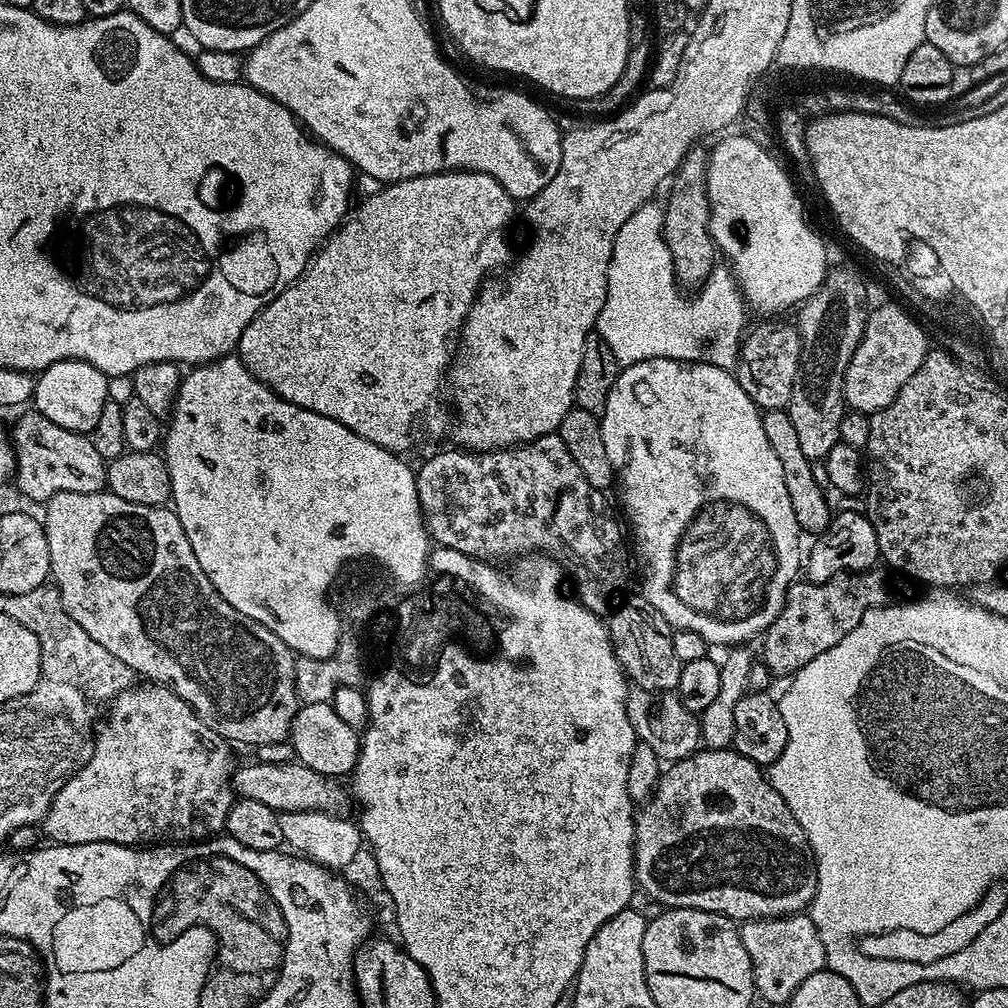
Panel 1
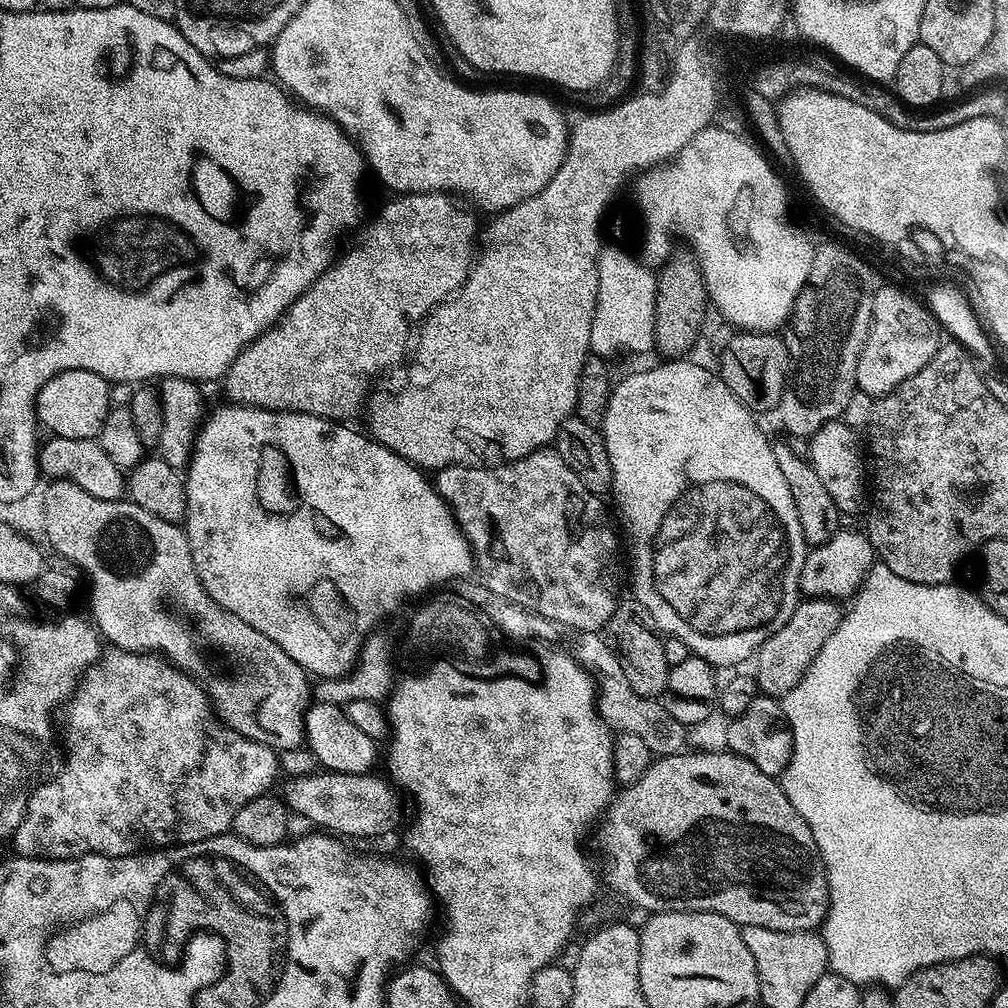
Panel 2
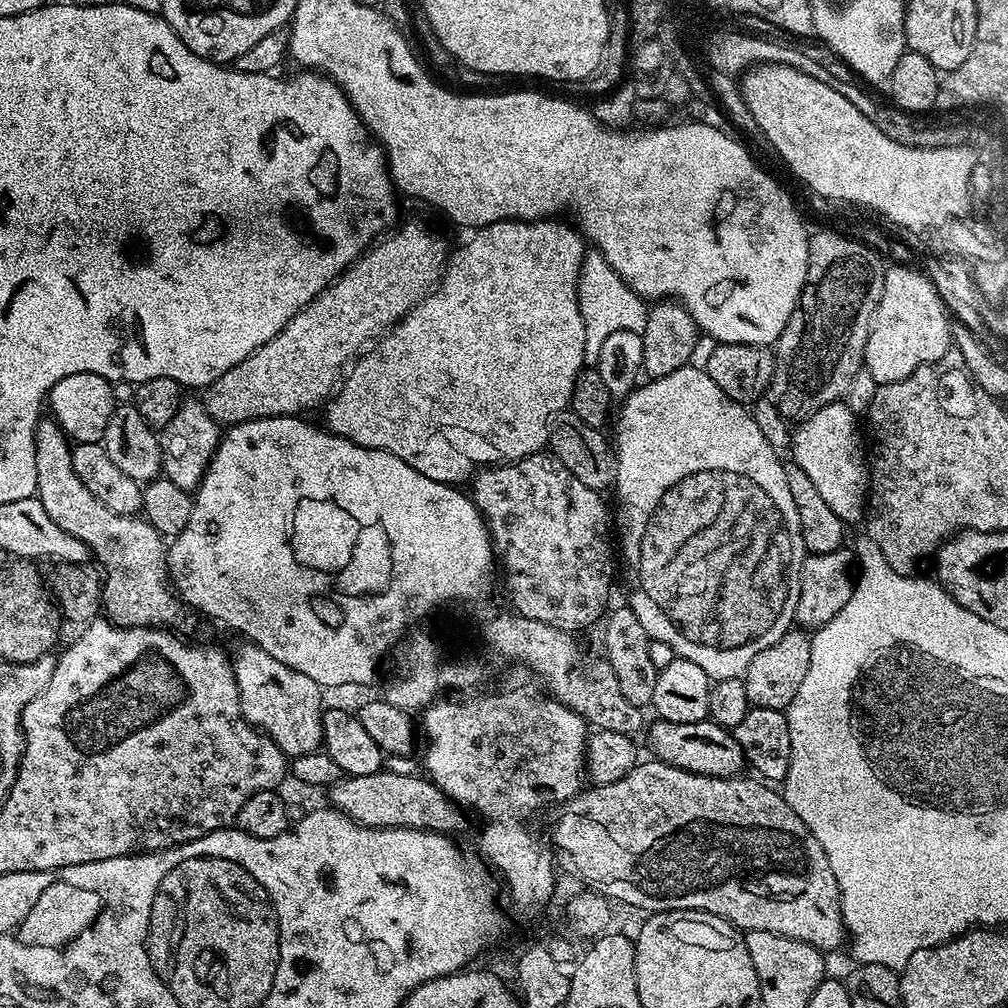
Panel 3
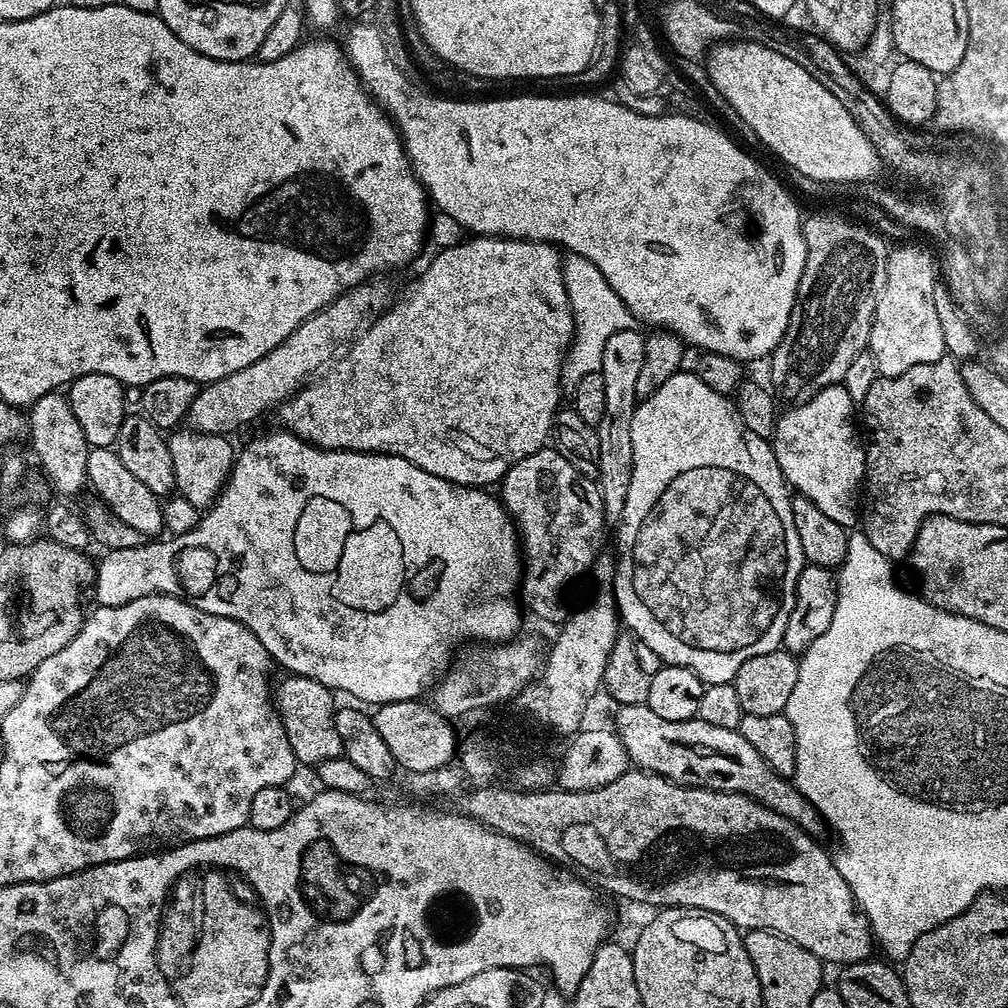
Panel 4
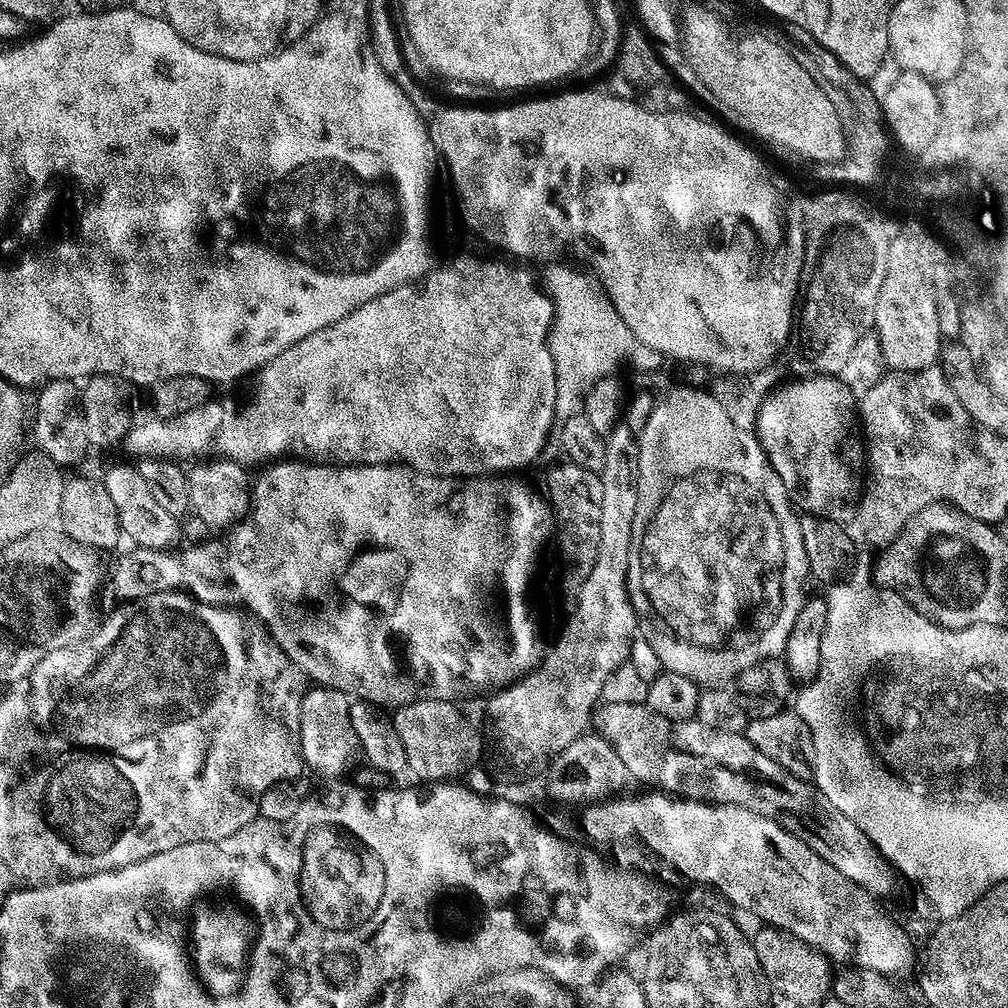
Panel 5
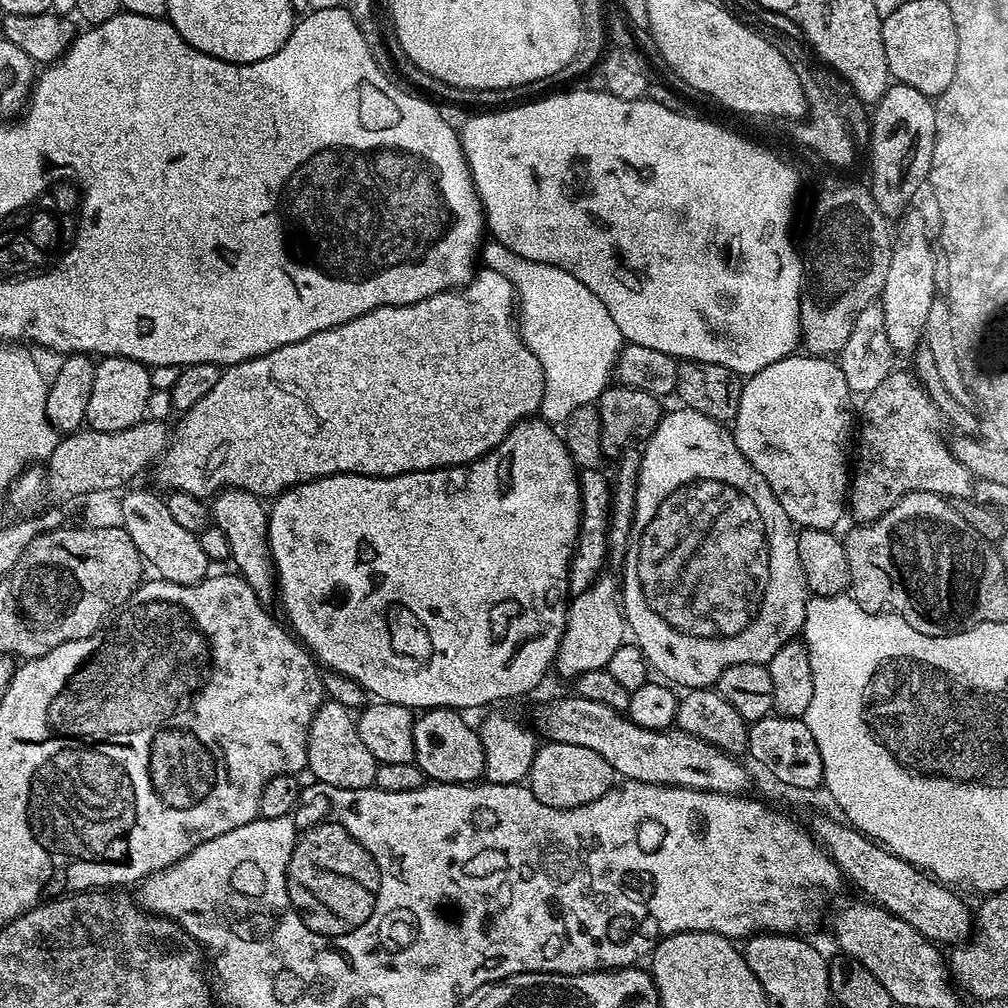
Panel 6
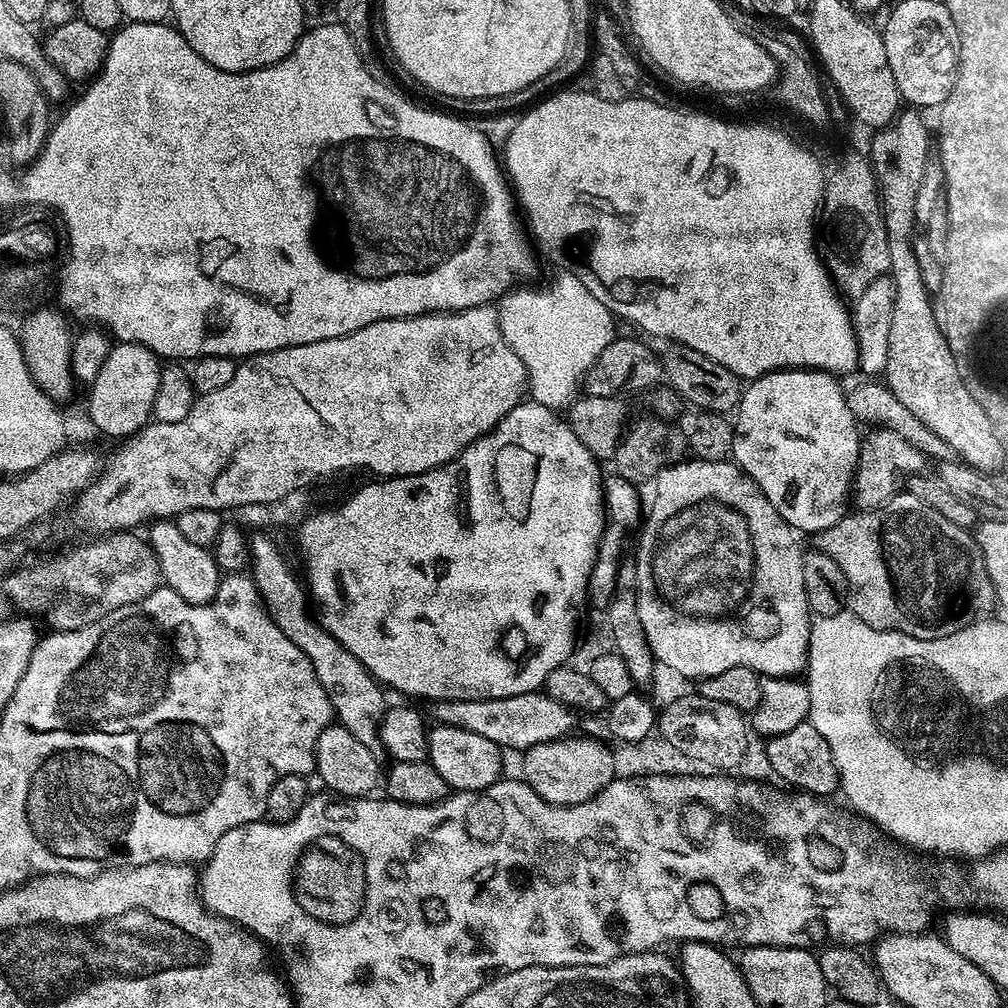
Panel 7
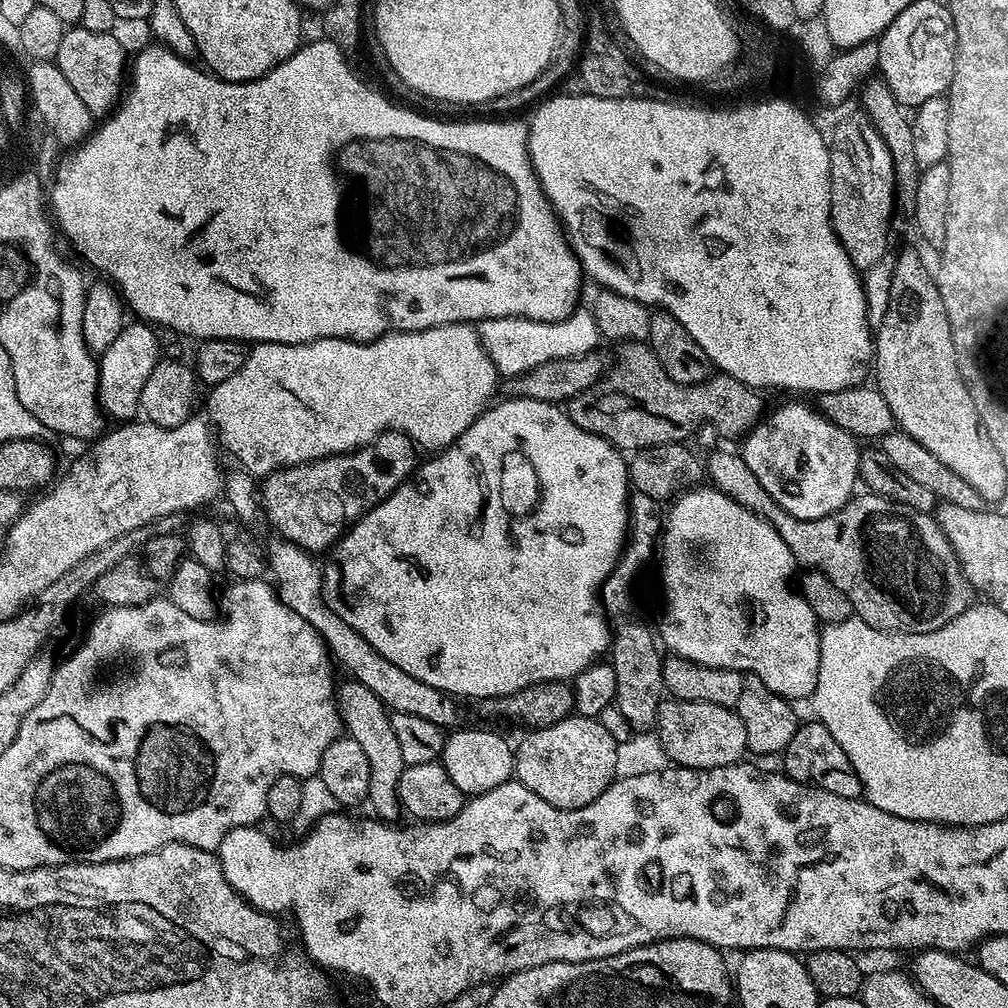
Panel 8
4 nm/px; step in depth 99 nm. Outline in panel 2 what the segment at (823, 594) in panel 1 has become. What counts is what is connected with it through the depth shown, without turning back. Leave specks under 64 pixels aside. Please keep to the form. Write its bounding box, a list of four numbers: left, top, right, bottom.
[754,598,842,698]

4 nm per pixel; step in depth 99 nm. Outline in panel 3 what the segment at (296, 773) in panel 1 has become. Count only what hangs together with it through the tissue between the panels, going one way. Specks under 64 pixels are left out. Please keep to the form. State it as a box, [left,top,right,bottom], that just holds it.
[327,770,465,834]

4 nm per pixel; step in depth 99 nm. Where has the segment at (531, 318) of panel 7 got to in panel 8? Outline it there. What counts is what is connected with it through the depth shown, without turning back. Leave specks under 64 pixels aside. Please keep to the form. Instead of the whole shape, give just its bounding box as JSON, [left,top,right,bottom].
[478,310,602,377]

